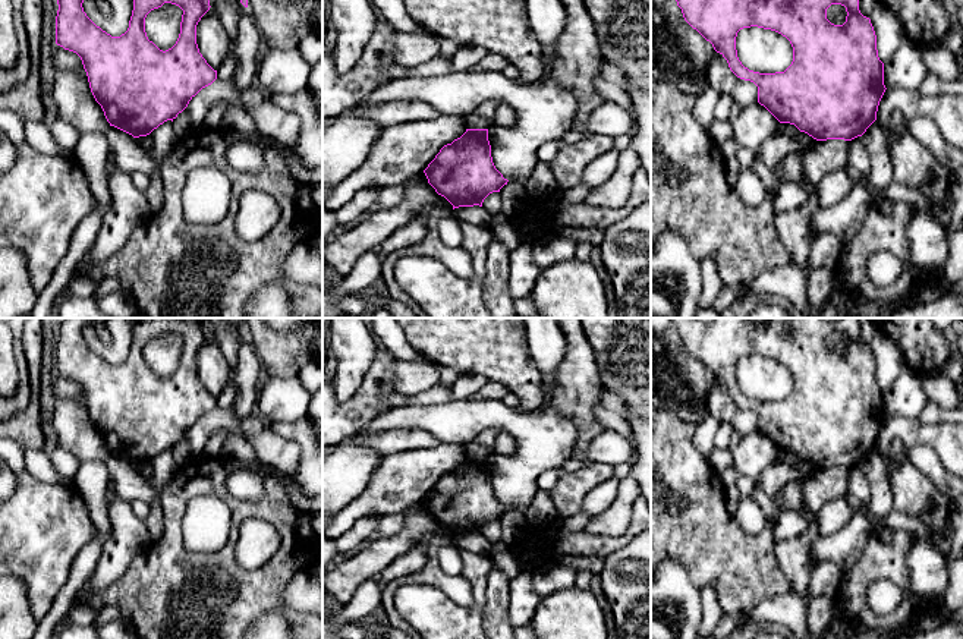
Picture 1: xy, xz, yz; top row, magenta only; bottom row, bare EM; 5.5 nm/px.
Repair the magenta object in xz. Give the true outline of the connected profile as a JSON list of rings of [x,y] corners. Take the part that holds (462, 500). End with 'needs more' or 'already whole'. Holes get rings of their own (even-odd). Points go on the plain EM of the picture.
[[[466,457],[460,466],[440,478],[424,501],[453,538],[482,535],[490,522],[500,520],[509,510],[492,491],[488,457]]]; already whole

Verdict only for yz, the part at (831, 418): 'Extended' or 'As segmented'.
As segmented

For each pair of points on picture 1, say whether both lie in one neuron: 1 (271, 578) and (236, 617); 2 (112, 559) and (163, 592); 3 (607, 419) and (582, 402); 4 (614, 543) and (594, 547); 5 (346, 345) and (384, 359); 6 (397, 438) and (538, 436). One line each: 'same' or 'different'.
1: same
2: different
3: different
4: same
5: different
6: different

